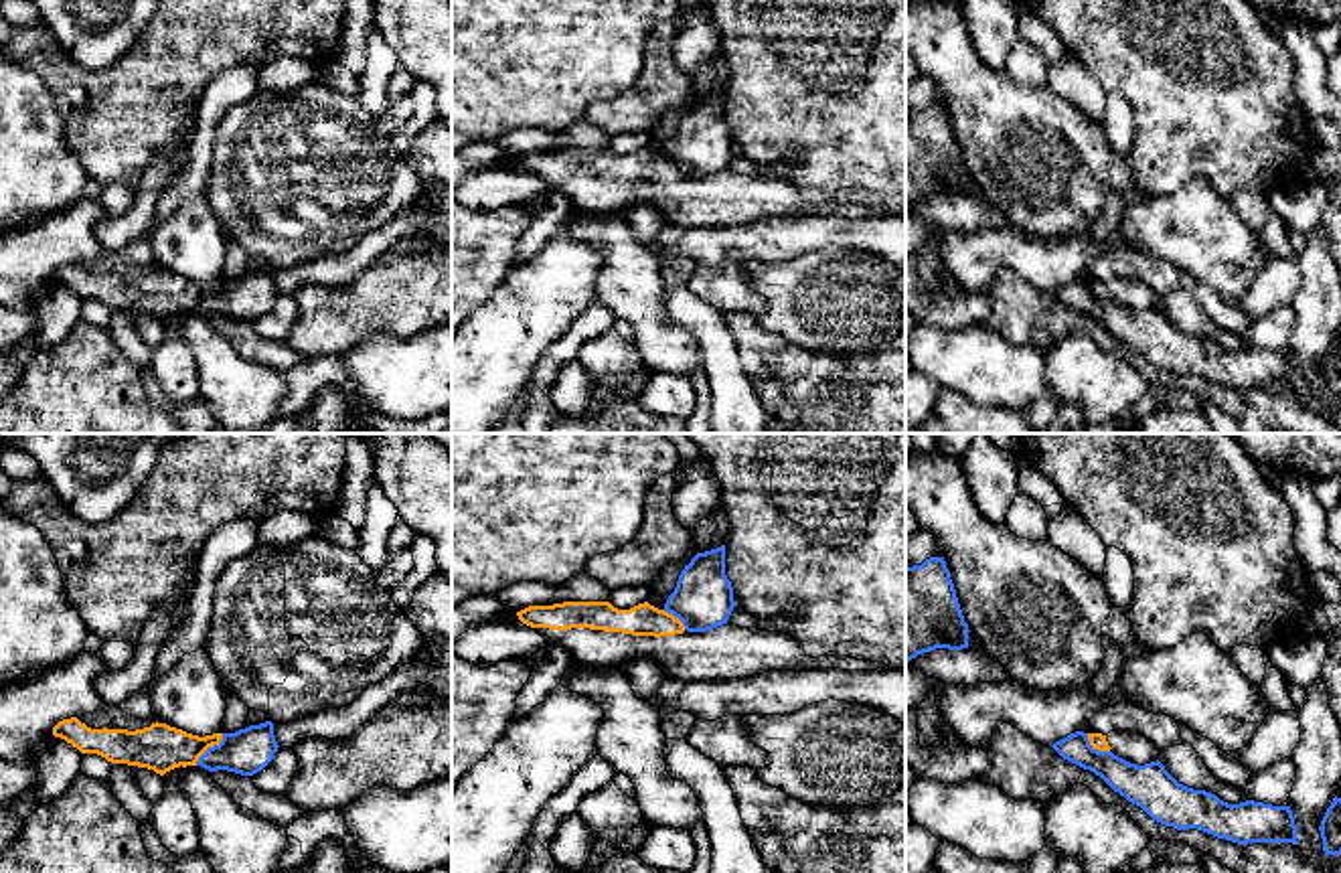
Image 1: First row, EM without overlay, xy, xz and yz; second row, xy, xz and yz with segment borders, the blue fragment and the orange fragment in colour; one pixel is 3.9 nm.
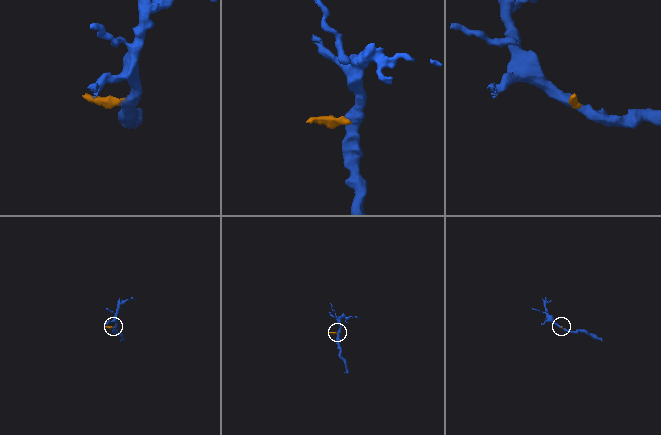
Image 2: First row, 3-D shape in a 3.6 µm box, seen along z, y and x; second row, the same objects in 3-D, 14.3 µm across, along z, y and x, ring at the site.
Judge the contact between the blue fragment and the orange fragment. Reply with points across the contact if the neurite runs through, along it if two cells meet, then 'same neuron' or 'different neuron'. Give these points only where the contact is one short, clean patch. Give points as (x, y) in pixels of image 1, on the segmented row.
border xy (223, 734), (195, 764); different neuron

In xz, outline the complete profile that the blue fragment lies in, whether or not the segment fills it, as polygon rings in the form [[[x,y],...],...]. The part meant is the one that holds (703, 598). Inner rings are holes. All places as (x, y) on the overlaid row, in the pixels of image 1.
[[[725,545],[697,553],[664,604],[664,612],[679,618],[687,632],[707,632],[727,624],[733,608],[733,587],[725,575]]]

